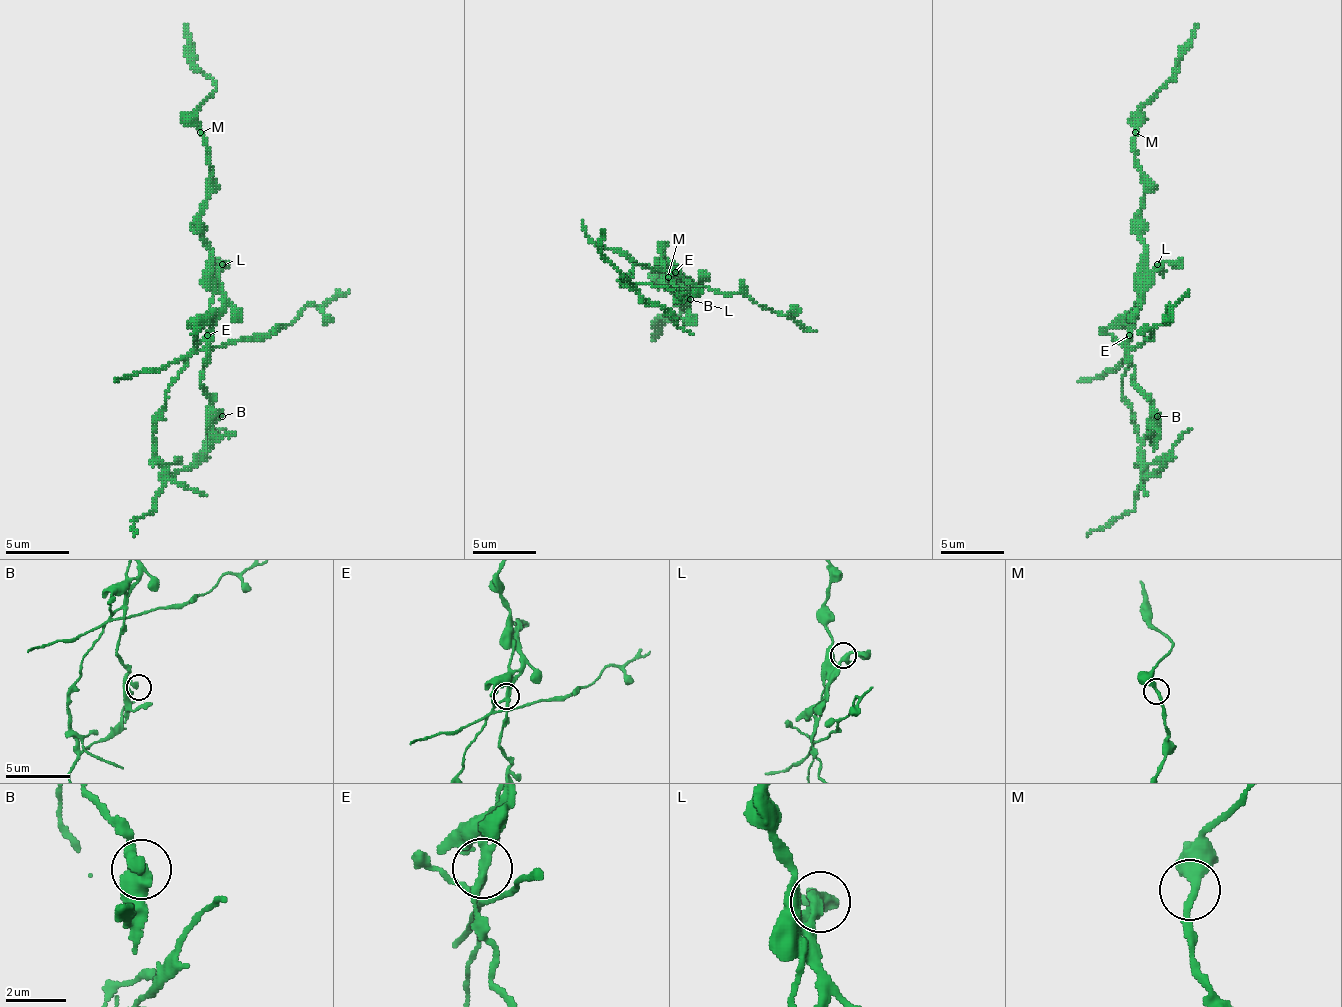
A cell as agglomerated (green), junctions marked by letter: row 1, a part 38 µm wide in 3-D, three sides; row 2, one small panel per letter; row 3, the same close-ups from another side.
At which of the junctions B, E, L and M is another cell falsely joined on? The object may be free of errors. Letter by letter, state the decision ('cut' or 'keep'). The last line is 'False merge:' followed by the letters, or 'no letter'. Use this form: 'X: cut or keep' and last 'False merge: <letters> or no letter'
B: keep
E: cut
L: keep
M: keep
False merge: E

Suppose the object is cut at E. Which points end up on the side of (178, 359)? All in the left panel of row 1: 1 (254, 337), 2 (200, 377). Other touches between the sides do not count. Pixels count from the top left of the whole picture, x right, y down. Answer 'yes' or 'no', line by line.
1: yes
2: no

